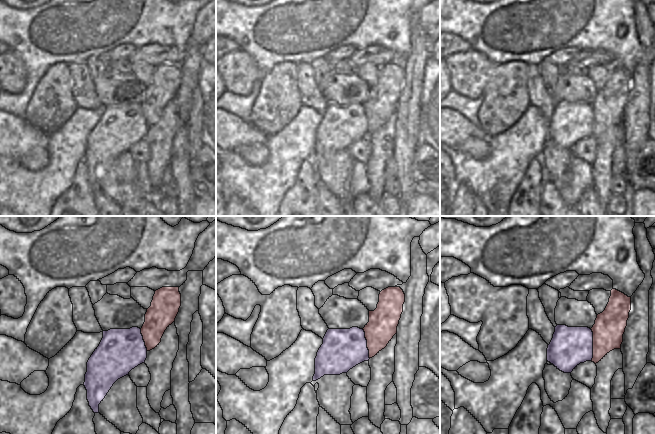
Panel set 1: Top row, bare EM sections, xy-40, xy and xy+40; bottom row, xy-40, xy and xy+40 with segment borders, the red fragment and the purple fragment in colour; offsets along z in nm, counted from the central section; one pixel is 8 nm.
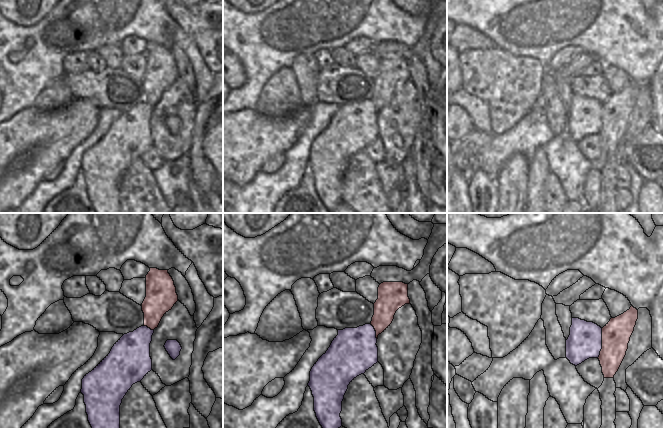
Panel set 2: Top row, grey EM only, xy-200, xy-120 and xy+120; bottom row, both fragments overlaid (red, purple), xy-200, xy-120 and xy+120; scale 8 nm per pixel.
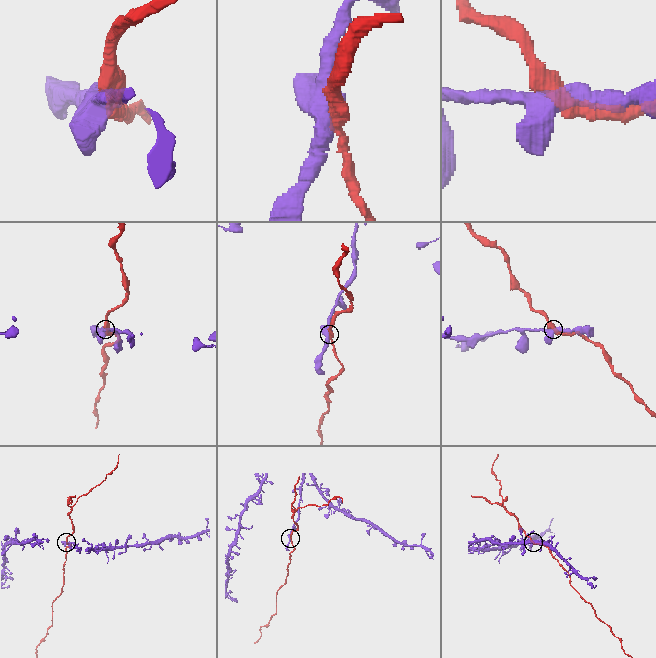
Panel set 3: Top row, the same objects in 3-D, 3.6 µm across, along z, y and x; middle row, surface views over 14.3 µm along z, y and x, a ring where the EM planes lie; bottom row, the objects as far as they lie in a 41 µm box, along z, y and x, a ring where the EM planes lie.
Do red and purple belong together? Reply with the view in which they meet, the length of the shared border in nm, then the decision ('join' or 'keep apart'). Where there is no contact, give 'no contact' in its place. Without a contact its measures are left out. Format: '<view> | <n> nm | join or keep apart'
xy+40 | 260 nm | keep apart

